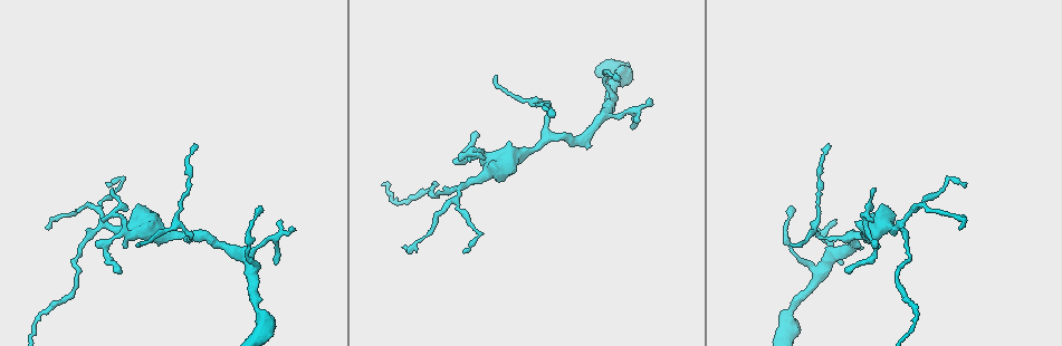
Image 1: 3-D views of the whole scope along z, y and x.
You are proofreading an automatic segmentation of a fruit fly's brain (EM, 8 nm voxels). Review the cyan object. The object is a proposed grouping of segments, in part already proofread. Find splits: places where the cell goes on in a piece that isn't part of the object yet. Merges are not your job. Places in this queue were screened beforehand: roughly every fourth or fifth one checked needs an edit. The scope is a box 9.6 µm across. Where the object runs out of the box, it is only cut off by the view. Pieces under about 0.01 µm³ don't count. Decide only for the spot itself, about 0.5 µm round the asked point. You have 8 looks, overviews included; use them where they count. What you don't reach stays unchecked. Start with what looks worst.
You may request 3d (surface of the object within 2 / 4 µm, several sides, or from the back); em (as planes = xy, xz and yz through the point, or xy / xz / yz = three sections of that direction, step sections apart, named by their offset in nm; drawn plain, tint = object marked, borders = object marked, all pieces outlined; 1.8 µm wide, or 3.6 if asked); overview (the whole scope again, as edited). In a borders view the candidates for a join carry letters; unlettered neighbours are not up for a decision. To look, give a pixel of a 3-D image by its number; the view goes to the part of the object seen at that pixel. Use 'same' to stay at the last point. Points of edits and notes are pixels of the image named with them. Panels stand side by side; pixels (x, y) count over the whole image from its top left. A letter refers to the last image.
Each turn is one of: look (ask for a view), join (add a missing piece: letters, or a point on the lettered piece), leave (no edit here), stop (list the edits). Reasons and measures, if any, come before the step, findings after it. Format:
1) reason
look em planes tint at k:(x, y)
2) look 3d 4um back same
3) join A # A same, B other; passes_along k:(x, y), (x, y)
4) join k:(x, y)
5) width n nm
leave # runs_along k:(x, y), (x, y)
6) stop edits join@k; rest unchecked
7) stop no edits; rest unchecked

an open end
look em planes borders at 1:(837, 223)

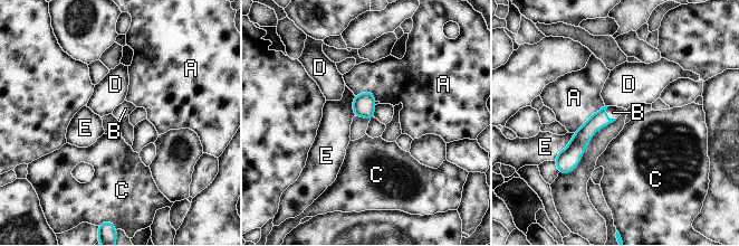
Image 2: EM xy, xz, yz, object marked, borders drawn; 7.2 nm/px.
join B # A other, B same, C other, D other, E other; passes_along 2:(581, 139), (605, 116), (613, 112); it goes on there

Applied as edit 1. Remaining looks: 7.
see it whole again
look overview

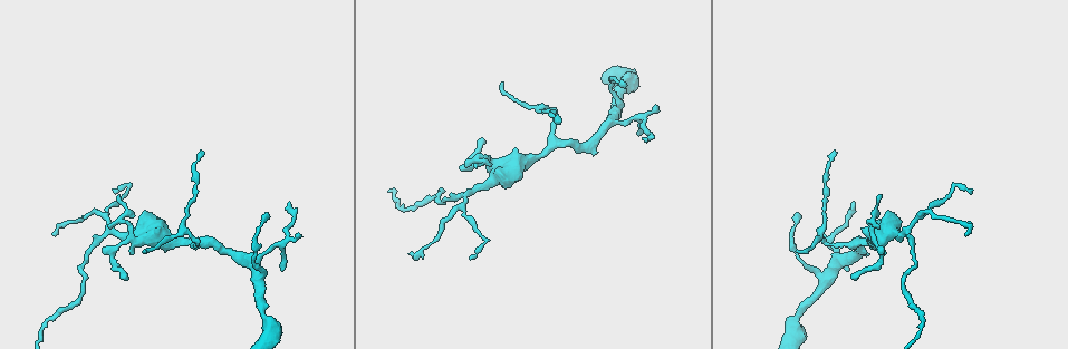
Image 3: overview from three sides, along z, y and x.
free end
look em planes borders at 3:(969, 188)

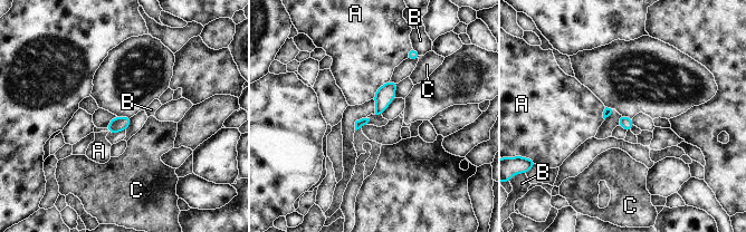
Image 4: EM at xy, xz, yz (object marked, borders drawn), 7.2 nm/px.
width 90 nm
leave # A other, B other, C other; runs_along 4:(393, 84), (380, 109), (357, 125); no lettered piece goes on from it

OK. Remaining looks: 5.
thin end
look em xy step 8 tint at 3:(855, 276)

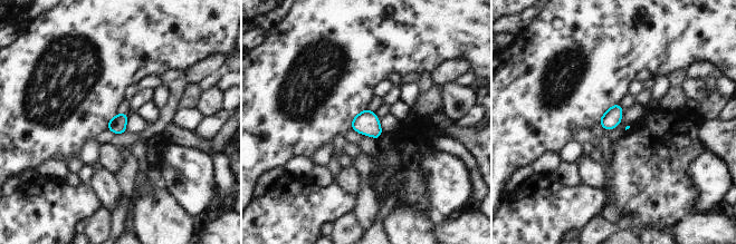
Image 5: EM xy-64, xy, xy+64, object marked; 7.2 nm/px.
look em planes borders same

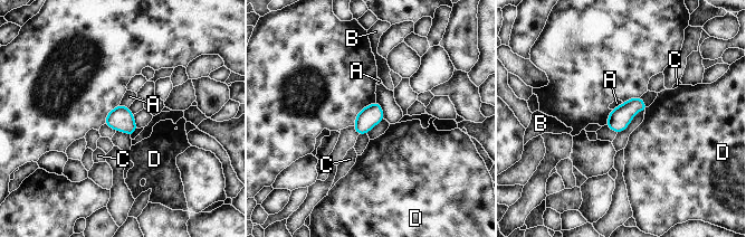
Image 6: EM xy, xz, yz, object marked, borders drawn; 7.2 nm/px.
leave # A other, B other, C other, D other; border 6:(623, 103), (612, 110); none of them fits

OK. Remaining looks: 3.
stop edits join@2; rest unchecked

